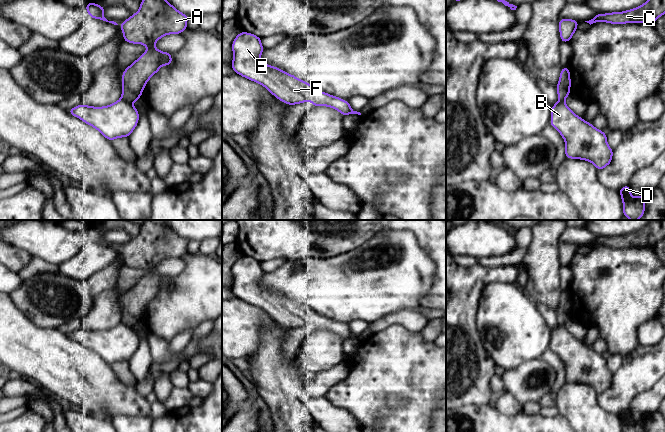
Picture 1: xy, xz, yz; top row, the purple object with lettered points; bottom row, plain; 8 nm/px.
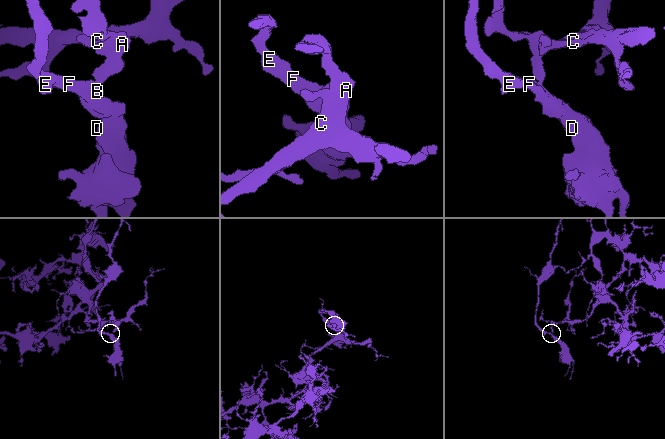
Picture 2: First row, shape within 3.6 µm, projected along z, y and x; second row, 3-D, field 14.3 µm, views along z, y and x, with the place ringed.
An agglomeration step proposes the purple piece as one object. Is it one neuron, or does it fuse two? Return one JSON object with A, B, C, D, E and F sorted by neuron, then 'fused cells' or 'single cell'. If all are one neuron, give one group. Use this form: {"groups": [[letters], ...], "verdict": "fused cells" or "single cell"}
{"groups": [["A", "C"], ["B", "D", "E", "F"]], "verdict": "fused cells"}

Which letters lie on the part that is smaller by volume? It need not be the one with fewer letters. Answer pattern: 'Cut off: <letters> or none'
Cut off: B, D, E, F

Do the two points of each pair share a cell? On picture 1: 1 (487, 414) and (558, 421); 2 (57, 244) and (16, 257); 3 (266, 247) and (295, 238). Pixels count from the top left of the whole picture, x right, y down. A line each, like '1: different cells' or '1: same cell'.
1: same cell
2: different cells
3: same cell

